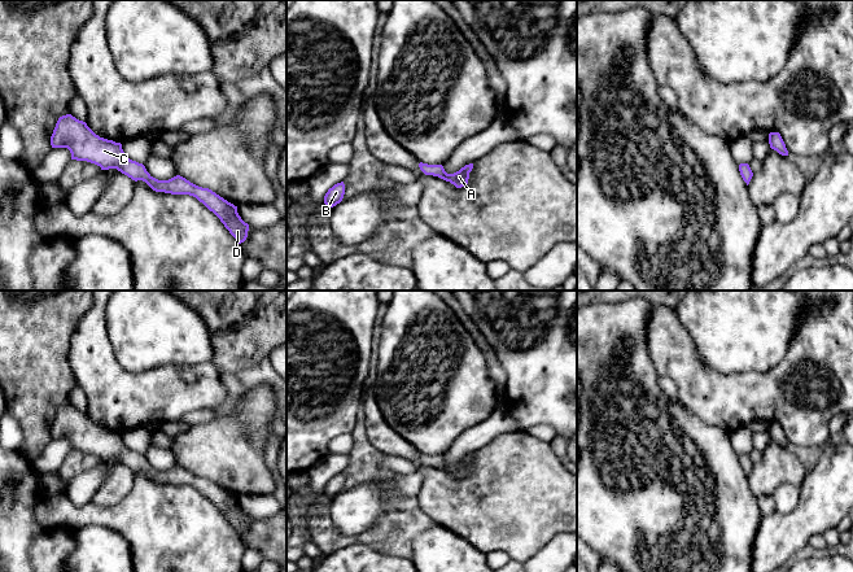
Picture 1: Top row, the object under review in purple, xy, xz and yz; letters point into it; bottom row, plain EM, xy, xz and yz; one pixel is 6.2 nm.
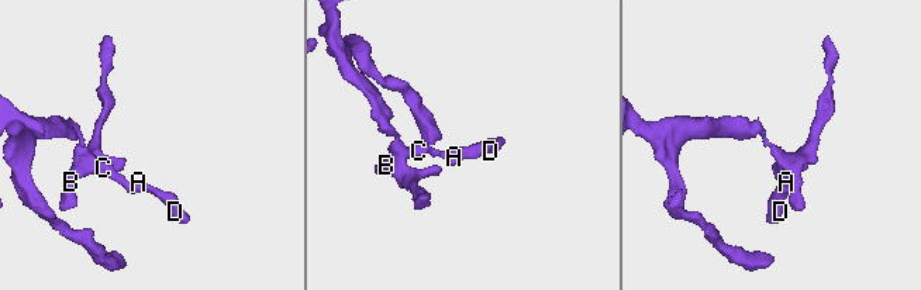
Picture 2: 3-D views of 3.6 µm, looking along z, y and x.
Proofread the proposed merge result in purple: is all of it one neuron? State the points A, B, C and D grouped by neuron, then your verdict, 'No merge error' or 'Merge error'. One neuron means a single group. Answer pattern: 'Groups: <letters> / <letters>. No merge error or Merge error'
Groups: A B C D. No merge error

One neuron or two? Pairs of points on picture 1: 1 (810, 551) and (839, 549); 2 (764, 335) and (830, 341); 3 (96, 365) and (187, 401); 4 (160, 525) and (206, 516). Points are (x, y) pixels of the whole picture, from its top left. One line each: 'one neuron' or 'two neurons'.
1: one neuron
2: two neurons
3: one neuron
4: one neuron

